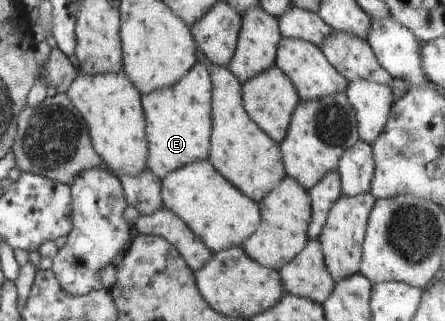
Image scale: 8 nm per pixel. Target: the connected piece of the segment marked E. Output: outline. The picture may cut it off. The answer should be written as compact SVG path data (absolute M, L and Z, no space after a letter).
M198 60L174 86L141 95L141 105L146 119L147 166L154 176L163 179L173 170L209 158L212 130L211 100L210 72L208 66Z

